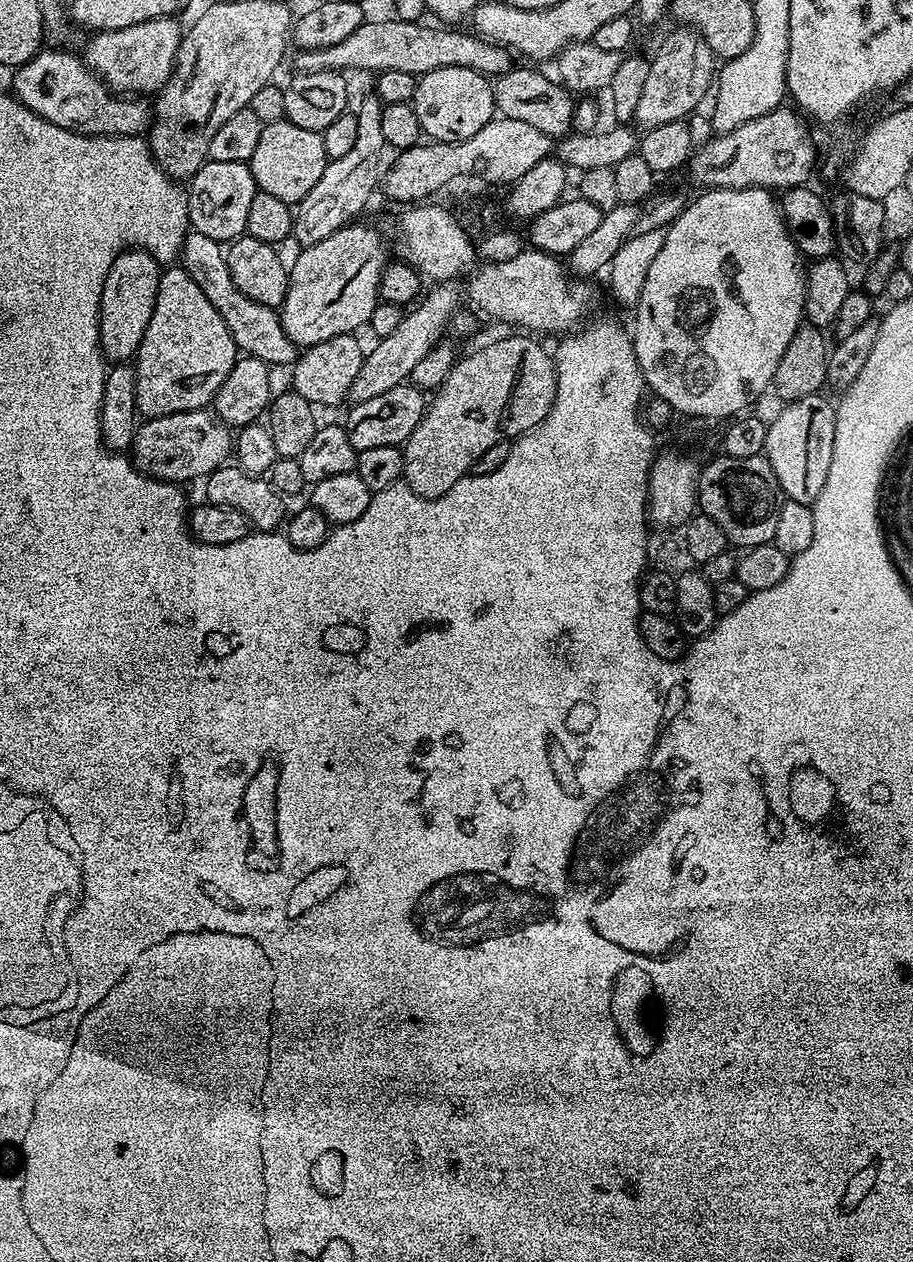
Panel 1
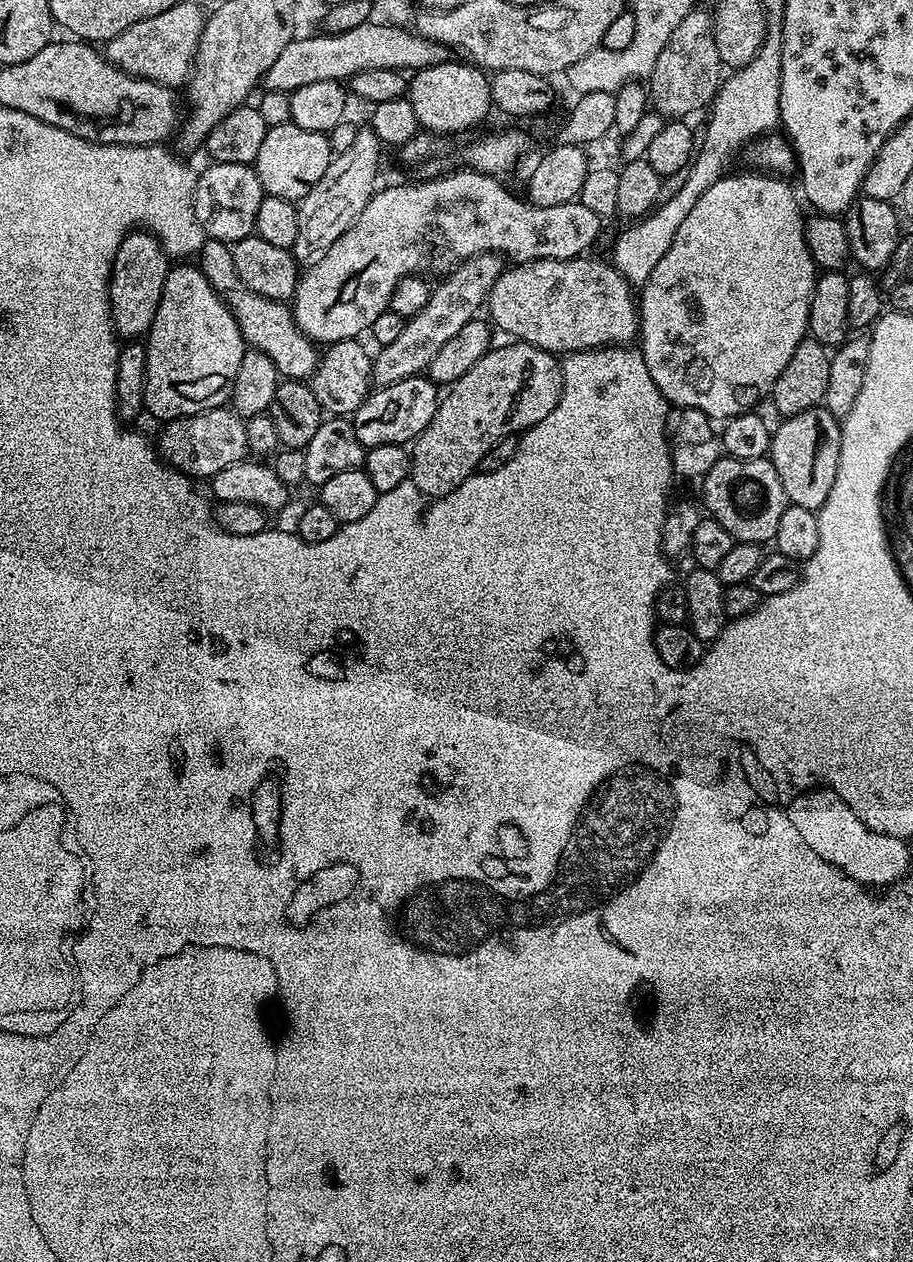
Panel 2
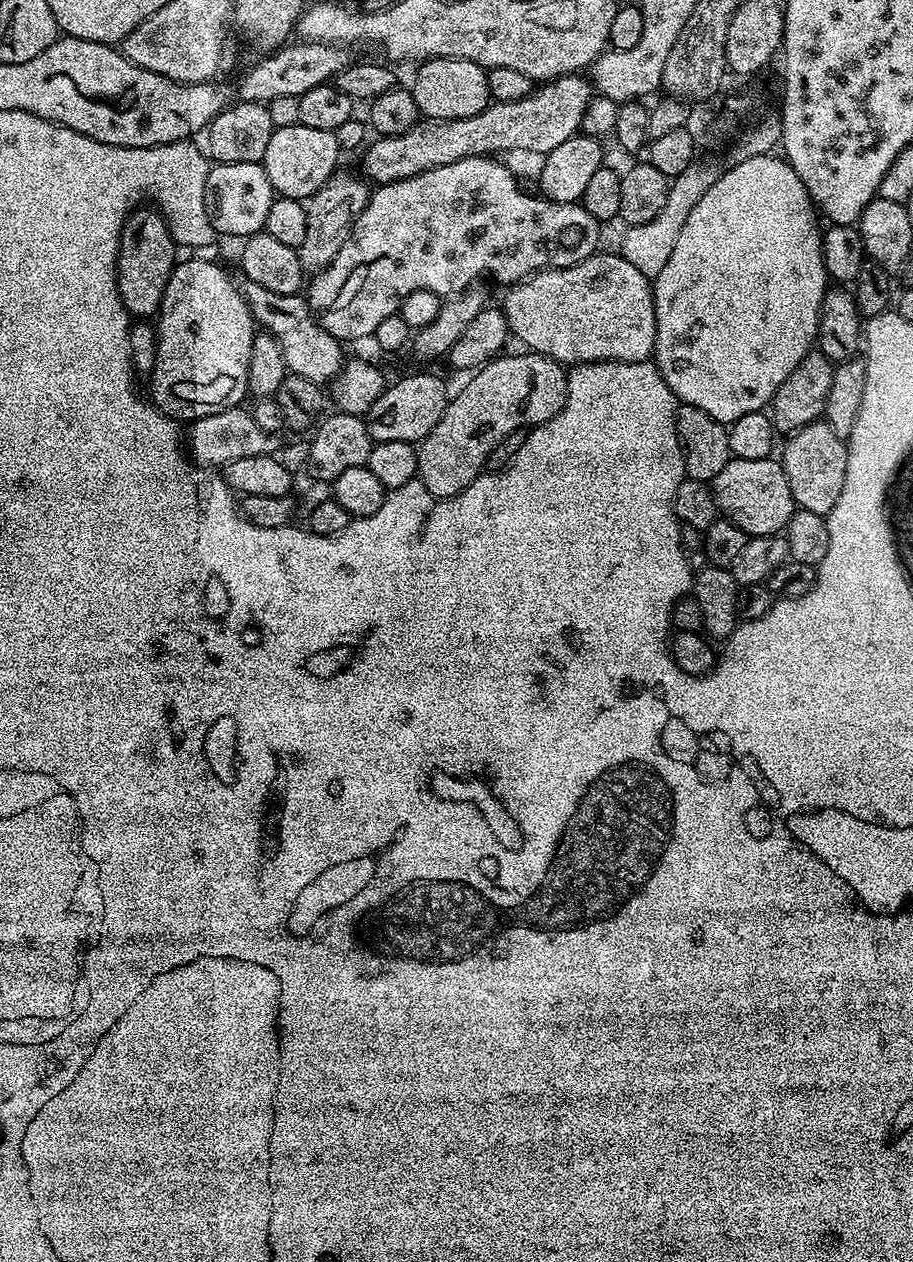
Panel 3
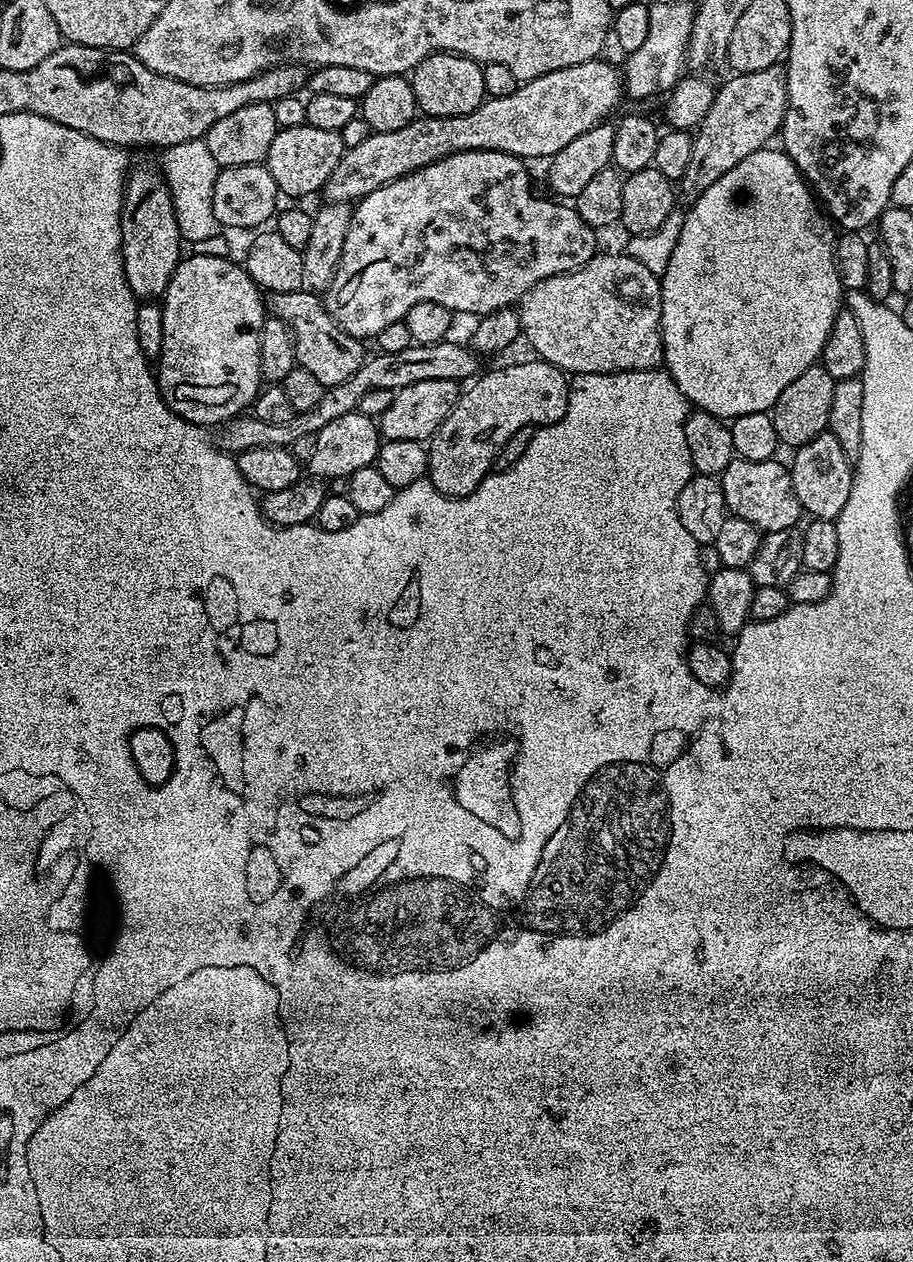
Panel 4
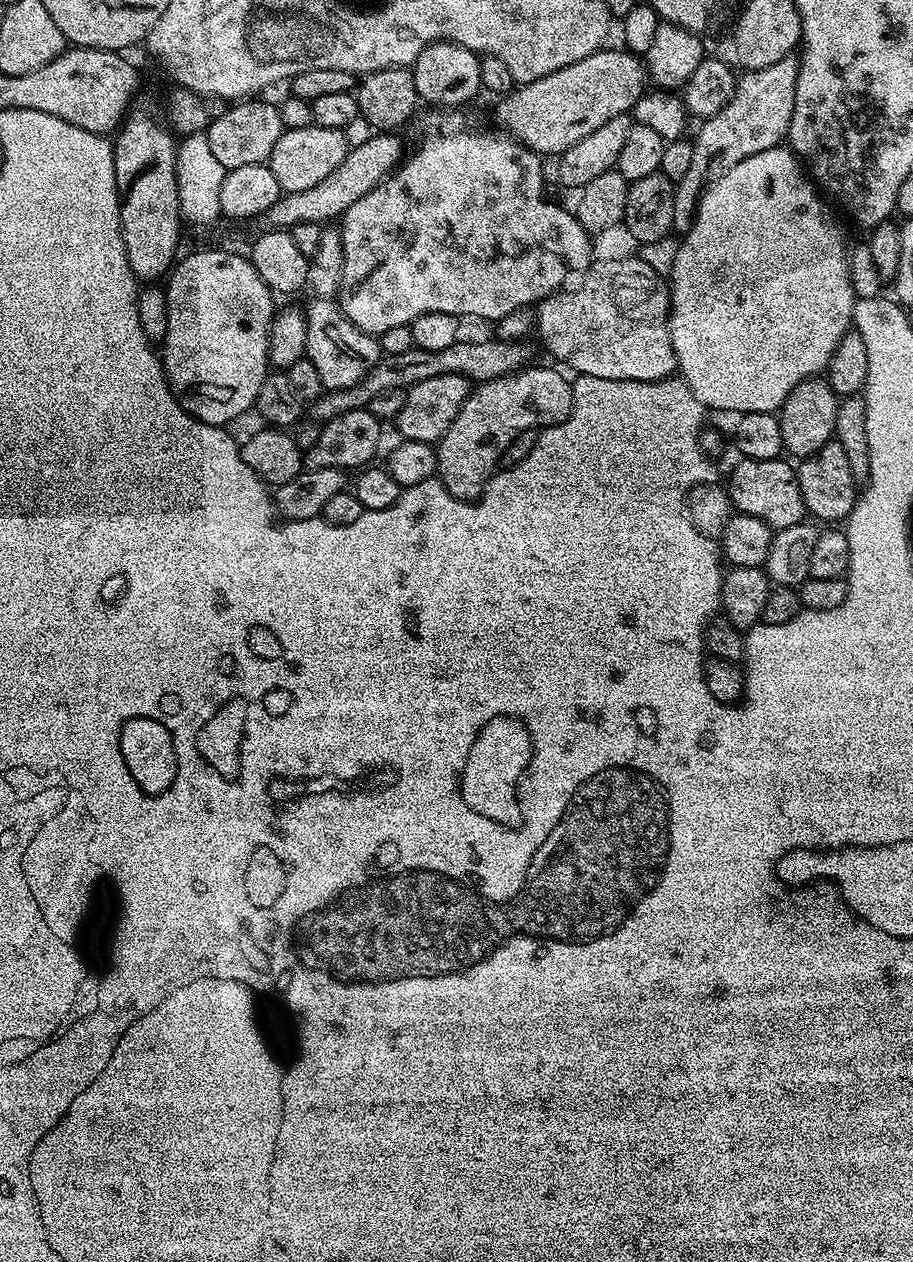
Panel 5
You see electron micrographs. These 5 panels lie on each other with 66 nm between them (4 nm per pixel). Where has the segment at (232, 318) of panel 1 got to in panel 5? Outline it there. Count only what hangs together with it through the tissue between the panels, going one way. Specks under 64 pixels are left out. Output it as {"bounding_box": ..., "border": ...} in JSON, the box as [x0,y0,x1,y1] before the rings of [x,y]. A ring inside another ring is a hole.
{"bounding_box":[306,298,381,389],"border":[[[332,298],[309,299],[306,307],[308,321],[308,351],[306,359],[314,362],[318,378],[322,378],[325,389],[349,388],[362,379],[381,358],[379,339],[371,332],[361,332],[346,318],[339,303]]]}

